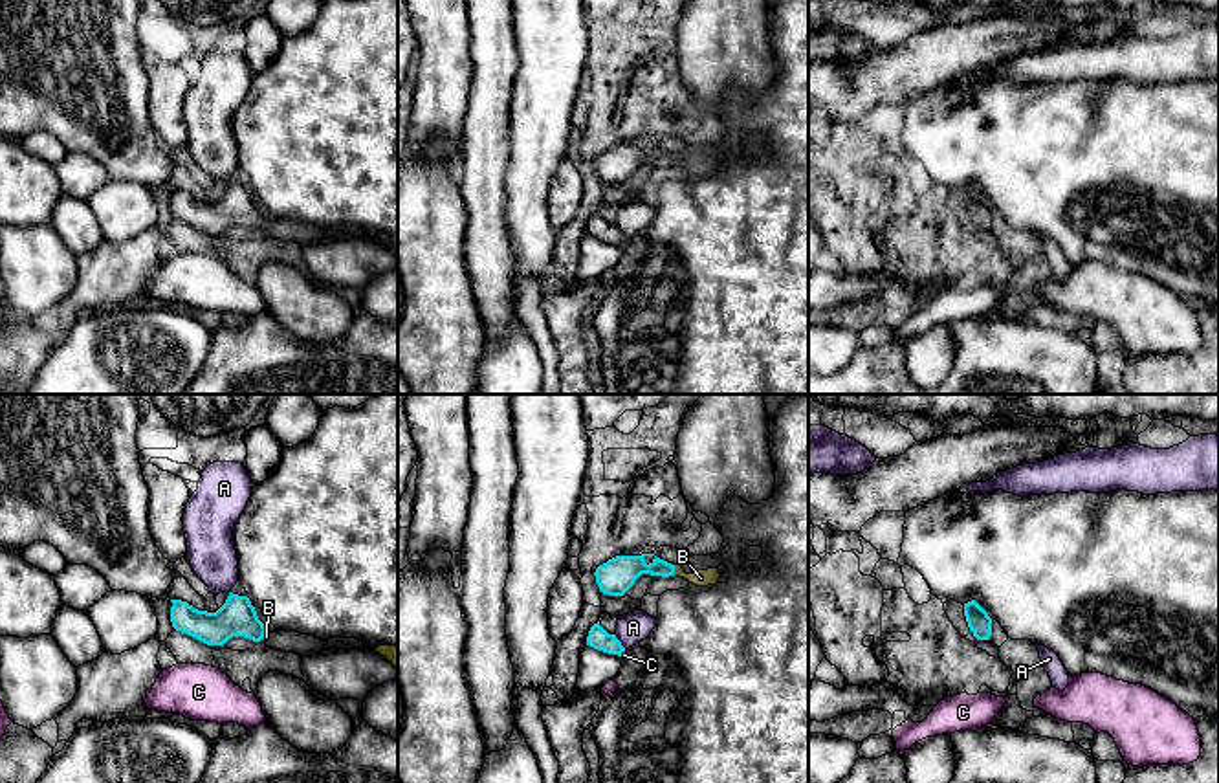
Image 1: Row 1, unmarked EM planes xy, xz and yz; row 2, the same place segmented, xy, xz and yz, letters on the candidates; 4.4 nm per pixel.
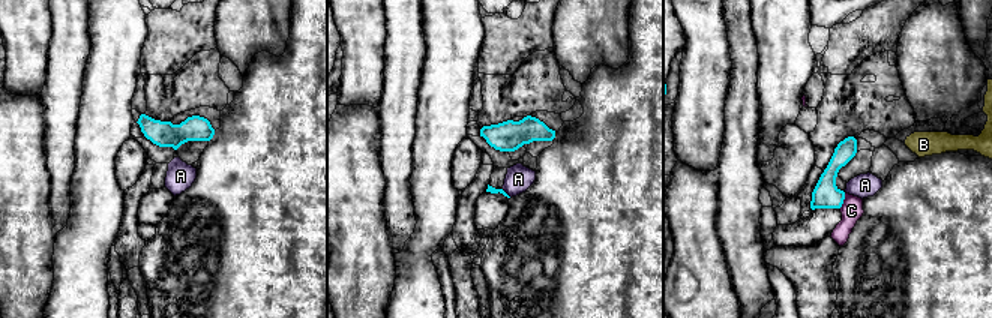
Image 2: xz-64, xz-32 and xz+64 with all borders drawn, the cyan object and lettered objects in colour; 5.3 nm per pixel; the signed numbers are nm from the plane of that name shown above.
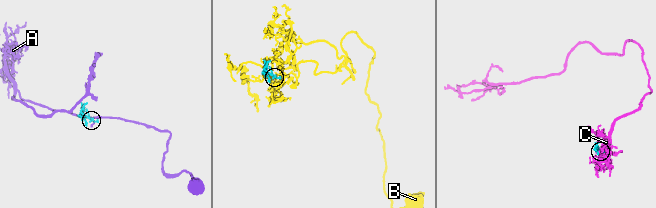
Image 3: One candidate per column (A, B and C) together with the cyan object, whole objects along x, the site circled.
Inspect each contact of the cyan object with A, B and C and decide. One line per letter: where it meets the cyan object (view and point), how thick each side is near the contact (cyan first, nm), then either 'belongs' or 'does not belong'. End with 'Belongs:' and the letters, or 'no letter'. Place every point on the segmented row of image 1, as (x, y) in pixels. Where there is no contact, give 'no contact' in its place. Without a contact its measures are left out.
A: meets cyan in xz at (620, 642); 90 nm thick on the cyan side, 140 nm on the other; does not belong
B: meets cyan in xz at (673, 571); 160 nm thick on the cyan side, 80 nm on the other; belongs
C: meets cyan in xz at (622, 653); 90 nm thick on the cyan side, 20 nm on the other; does not belong
Belongs: B

